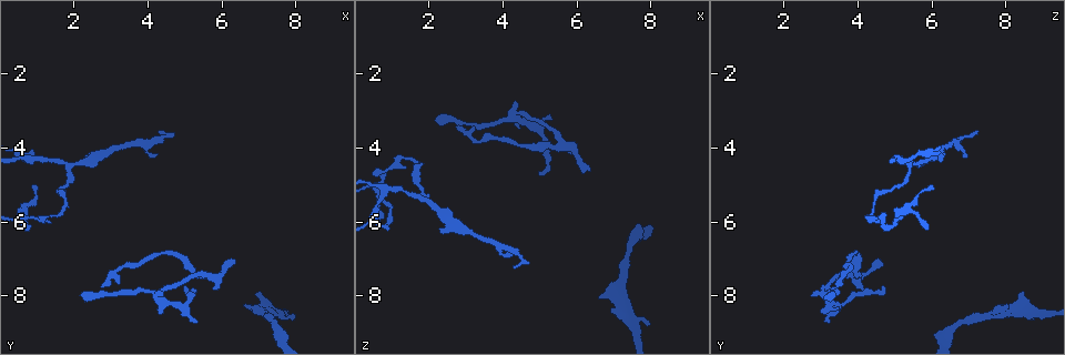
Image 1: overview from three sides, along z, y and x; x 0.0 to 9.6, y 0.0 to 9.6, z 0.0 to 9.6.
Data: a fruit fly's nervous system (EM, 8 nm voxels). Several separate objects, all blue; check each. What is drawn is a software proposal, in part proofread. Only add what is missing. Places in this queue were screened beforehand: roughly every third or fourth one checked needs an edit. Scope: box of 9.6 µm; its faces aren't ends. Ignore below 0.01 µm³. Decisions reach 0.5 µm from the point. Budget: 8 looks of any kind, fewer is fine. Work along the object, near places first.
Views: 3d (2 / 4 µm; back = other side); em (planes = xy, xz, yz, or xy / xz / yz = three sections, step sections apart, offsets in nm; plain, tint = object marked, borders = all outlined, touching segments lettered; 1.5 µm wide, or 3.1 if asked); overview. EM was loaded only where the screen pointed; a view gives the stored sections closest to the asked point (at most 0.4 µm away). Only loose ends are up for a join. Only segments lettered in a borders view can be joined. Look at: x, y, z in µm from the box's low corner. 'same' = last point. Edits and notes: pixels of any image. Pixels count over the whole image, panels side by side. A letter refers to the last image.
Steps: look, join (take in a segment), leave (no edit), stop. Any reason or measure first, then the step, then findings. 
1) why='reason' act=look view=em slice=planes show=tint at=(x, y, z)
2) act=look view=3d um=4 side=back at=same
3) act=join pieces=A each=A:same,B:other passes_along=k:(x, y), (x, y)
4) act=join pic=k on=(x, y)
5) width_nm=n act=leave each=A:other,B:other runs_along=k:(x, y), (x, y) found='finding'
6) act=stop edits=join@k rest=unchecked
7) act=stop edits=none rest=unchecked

why='free end' act=look view=em slice=planes show=borders at=(5.30, 8.70, 3.20)

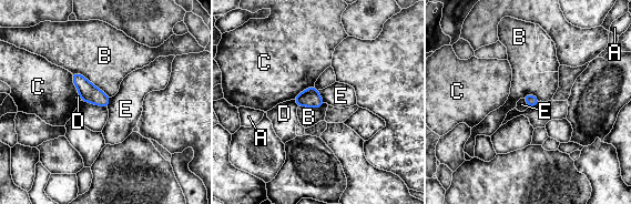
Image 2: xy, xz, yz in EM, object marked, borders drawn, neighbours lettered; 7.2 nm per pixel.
act=leave each=A:other,B:other,C:other,D:other,E:other border=2:(317, 90), (325, 102) found='no lettered segment goes on from it'

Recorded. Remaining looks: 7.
why='free end' act=look view=3d um=4 at=(6.40, 7.10, 4.60)

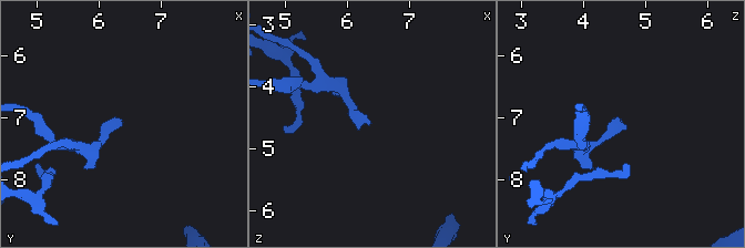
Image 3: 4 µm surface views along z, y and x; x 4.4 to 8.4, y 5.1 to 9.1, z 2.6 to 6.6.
why='need the tissue' act=look view=em slice=planes show=borders at=(6.35, 7.05, 4.60)

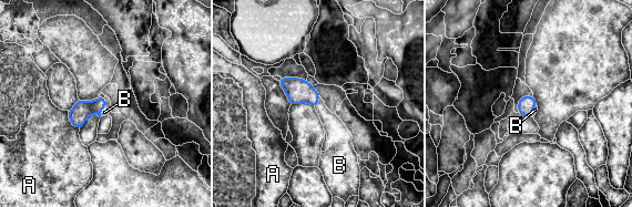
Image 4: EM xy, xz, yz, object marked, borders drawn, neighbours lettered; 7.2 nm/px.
act=join pic=4 on=(104, 112) each=A:other,B:same passes_along=4:(78, 115), (104, 107), (104, 112) found='the neuron continues'

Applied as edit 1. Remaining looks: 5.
why='an open end' act=look view=3d um=2 at=(2.75, 7.80, 3.40)

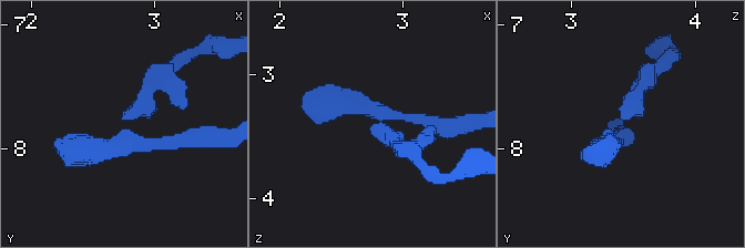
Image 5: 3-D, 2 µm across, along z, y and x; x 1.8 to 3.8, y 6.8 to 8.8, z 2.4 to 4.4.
why='shape alone is not enough' act=look view=em slice=planes show=borders at=(2.76, 7.74, 3.42)

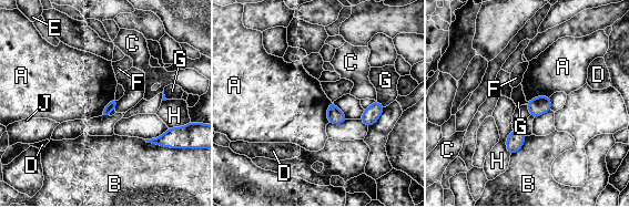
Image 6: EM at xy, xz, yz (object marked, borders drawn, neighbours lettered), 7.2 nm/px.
act=leave each=A:other,B:other,C:other,D:other,E:other,F:other,G:other,H:other,J:other found='no lettered segment goes on from it'

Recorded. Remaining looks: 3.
act=stop edits=join@4 rest=unchecked

